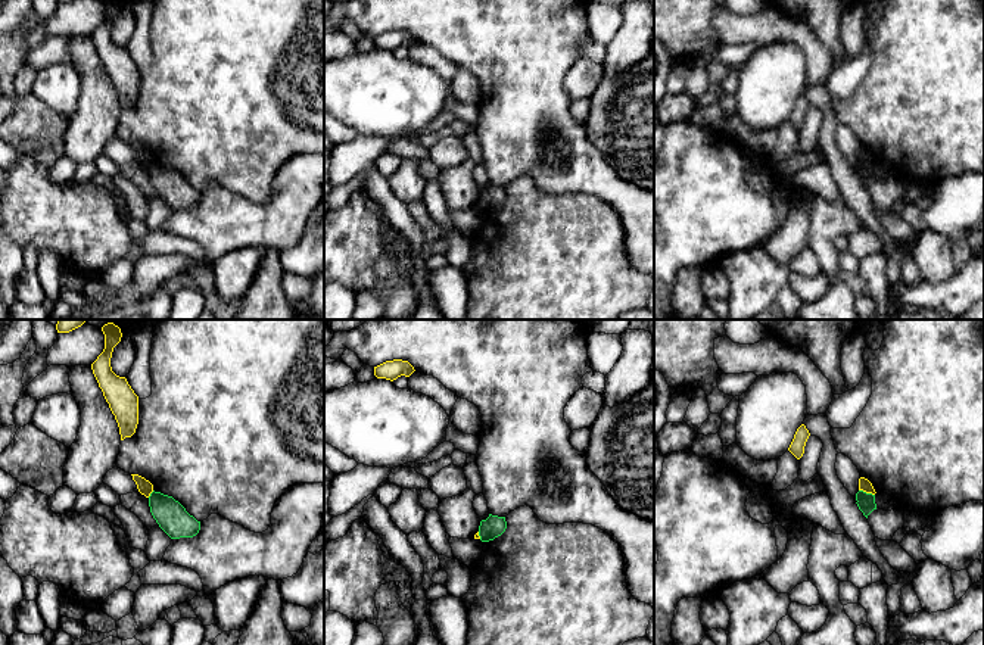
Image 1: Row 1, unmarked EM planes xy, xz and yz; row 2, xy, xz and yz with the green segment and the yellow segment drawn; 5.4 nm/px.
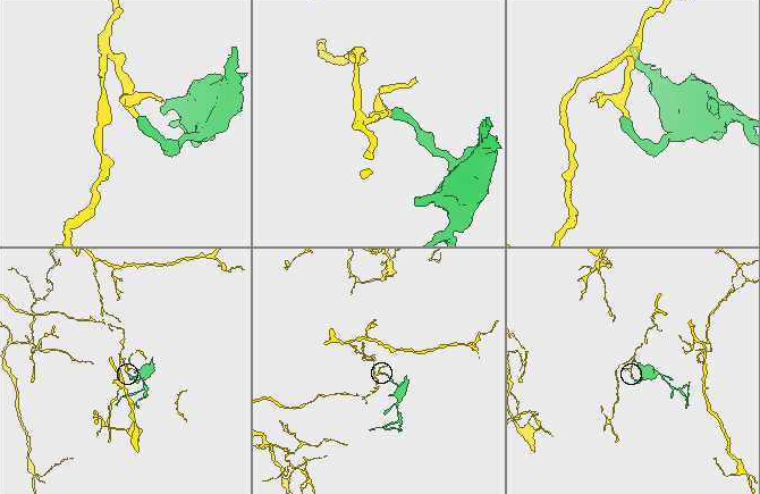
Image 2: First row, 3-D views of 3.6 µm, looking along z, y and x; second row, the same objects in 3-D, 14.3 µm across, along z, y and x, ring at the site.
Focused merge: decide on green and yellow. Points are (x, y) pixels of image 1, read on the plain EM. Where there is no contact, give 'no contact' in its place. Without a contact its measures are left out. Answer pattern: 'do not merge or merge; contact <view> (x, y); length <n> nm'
do not merge; contact yz (865, 162); length 90 nm

